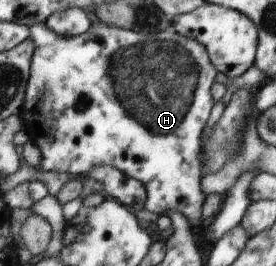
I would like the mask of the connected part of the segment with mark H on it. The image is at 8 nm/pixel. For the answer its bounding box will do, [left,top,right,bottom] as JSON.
[18,19,218,234]

